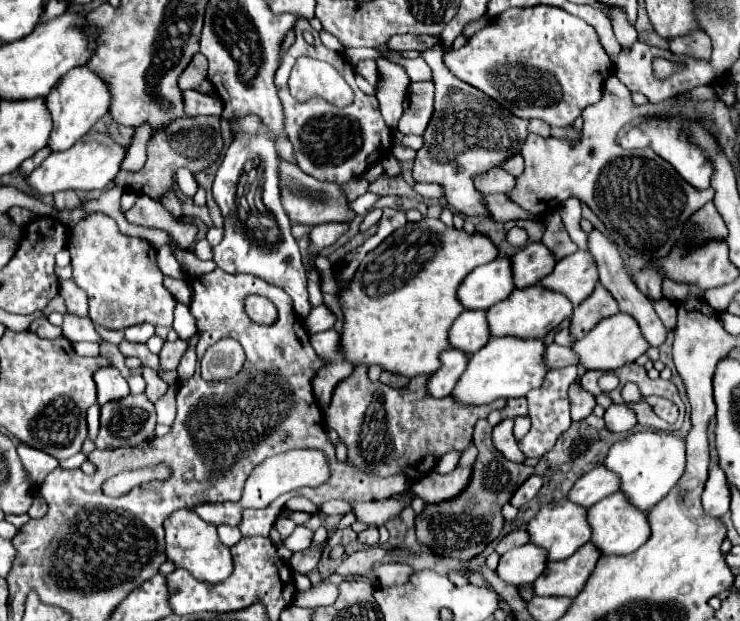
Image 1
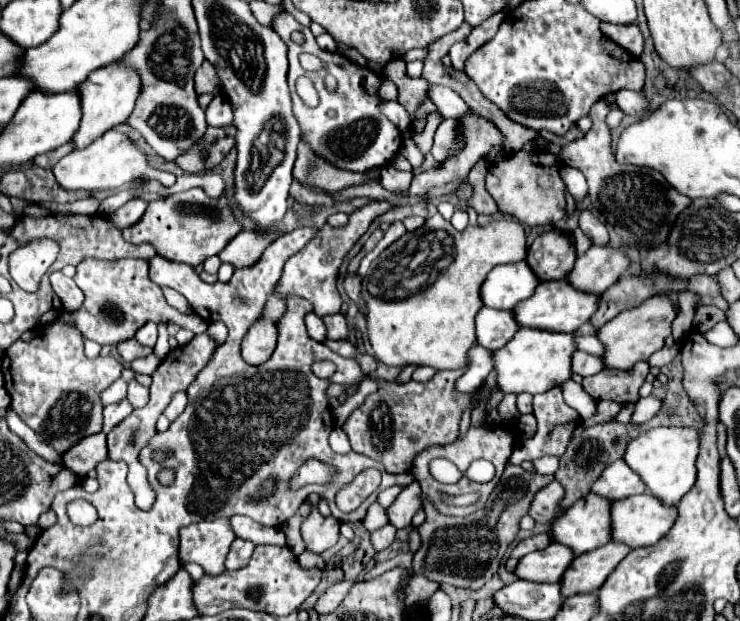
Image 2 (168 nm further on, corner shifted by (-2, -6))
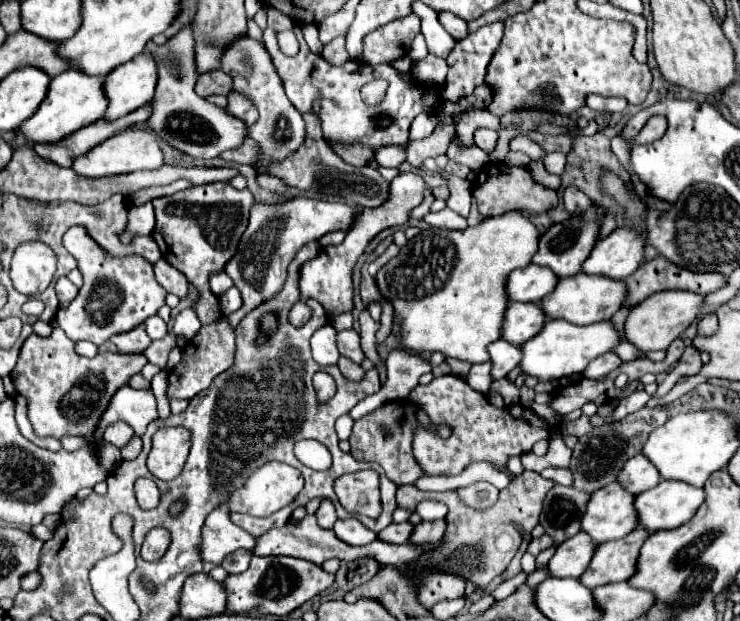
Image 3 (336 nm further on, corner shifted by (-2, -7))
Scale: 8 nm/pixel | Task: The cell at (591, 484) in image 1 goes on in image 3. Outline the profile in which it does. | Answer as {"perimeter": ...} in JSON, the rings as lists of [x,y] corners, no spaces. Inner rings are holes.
{"perimeter":[[[636,454],[618,472],[616,482],[624,490],[628,490],[630,494],[636,496],[638,492],[654,488],[660,482],[660,476],[658,476],[658,470],[650,464],[650,460],[646,460],[642,454]]]}

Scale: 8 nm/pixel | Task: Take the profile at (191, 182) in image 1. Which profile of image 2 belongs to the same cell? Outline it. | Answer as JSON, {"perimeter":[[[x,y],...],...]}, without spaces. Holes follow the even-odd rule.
{"perimeter":[[[116,129],[106,131],[102,137],[98,137],[98,141],[92,141],[88,147],[72,151],[64,159],[60,159],[52,171],[56,175],[56,181],[64,189],[88,189],[88,191],[120,189],[122,185],[136,181],[136,179],[156,179],[166,187],[174,185],[176,181],[172,173],[150,167],[146,155],[136,147],[136,143]]]}

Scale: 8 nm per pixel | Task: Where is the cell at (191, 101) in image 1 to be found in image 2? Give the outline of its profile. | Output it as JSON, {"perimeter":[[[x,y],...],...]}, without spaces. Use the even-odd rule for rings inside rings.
{"perimeter":[[[216,95],[210,107],[206,109],[206,119],[210,127],[226,127],[232,125],[232,107],[224,95]]]}

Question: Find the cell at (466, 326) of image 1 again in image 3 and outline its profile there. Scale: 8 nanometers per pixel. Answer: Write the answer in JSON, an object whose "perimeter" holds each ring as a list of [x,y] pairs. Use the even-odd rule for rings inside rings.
{"perimeter":[[[510,304],[502,318],[502,338],[510,344],[522,344],[530,340],[530,336],[538,334],[538,328],[544,324],[542,312],[538,312],[536,304]]]}

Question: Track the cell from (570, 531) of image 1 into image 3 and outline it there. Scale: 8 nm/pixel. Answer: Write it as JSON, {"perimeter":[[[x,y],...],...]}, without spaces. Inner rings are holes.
{"perimeter":[[[608,484],[594,492],[582,514],[580,530],[586,532],[594,544],[620,540],[630,534],[638,520],[634,520],[634,496],[620,484]]]}

